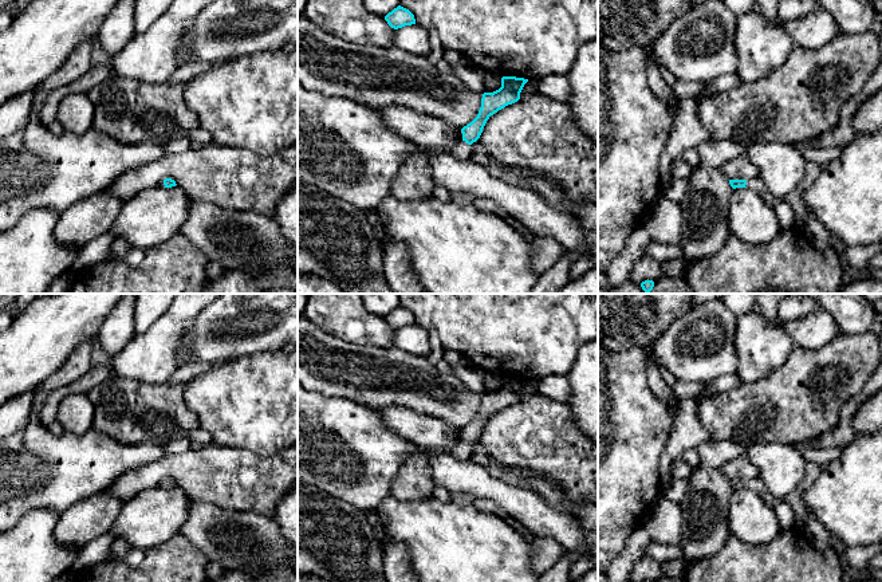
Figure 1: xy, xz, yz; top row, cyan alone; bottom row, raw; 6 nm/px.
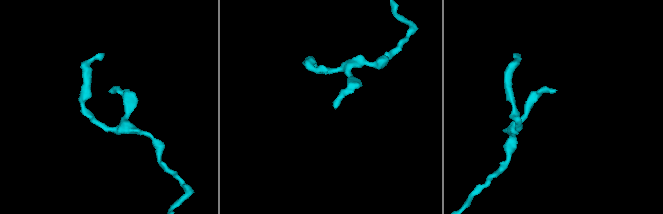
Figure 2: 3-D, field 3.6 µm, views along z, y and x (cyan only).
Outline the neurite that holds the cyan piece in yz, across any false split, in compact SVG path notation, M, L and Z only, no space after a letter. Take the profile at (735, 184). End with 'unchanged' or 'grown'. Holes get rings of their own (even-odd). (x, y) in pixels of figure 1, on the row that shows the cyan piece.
M806 161L804 178L799 182L799 185L792 192L790 192L783 198L773 197L767 189L765 184L759 177L749 180L729 180L729 184L733 189L748 188L757 192L771 208L775 208L780 201L788 202L795 212L795 227L798 229L806 229L807 208L803 202L803 193L820 174L823 168L824 164Z | grown

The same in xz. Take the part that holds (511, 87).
M503 76L501 87L493 93L484 93L477 117L461 129L462 139L456 143L450 154L458 161L469 161L472 156L470 145L476 142L491 115L520 99L520 93L528 79L516 76Z | grown

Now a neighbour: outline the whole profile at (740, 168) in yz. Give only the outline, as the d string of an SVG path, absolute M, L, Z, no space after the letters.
M740 156L727 161L720 170L728 180L749 180L759 177L757 168L747 156Z

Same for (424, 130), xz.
M386 106L379 109L383 122L399 137L422 148L442 148L450 152L460 130L438 117L417 113L405 106Z

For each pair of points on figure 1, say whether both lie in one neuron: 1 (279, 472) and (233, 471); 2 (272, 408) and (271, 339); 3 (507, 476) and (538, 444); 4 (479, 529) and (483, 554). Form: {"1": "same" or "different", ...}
{"1": "same", "2": "different", "3": "different", "4": "same"}

